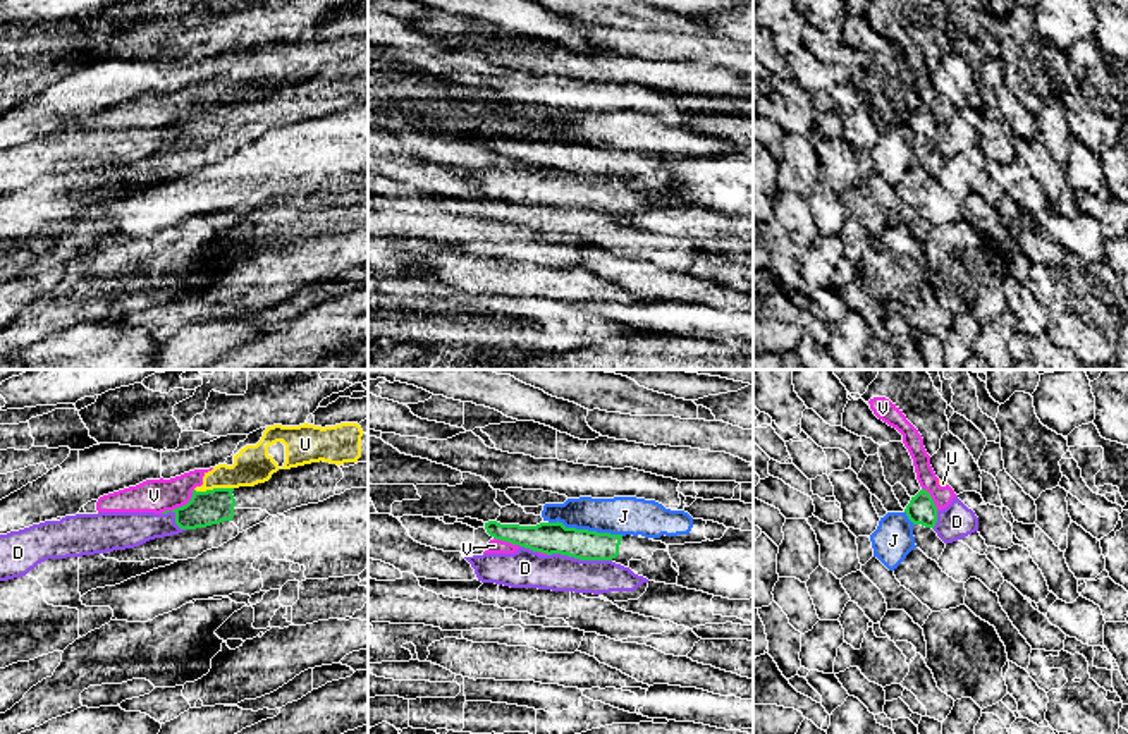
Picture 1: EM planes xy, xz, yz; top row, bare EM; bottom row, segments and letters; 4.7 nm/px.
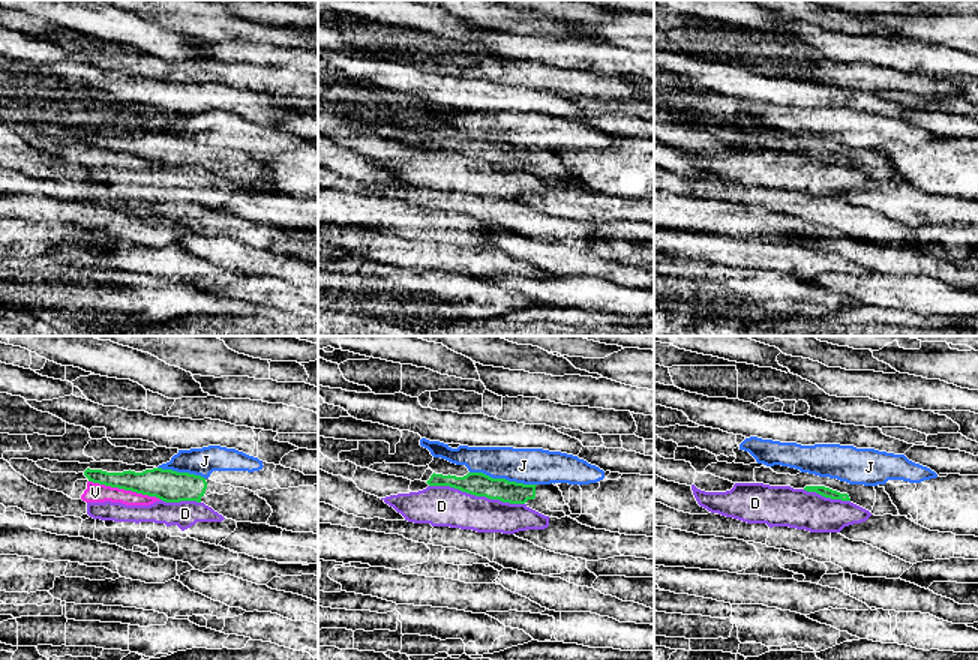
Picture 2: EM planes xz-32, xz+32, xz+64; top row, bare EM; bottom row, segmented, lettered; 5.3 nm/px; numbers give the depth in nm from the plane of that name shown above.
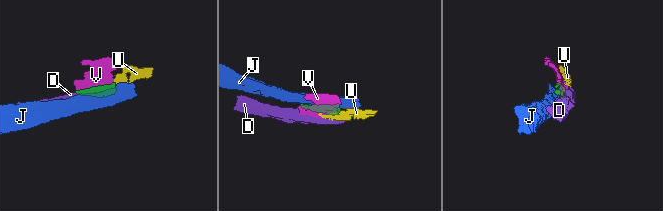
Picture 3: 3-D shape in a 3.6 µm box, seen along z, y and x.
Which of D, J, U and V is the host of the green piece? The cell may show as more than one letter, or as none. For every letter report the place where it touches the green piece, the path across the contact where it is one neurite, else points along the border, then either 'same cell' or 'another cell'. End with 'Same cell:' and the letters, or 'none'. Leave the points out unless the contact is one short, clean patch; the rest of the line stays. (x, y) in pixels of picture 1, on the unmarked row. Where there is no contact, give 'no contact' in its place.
D: contact xz (580, 174); another cell
J: contact xz (587, 145); border xz (549, 136), (623, 150); another cell
U: contact xy (214, 103); border xy (232, 102), (195, 105); another cell
V: contact xy (188, 117); border xy (193, 103), (193, 110), (172, 126); another cell
Same cell: none

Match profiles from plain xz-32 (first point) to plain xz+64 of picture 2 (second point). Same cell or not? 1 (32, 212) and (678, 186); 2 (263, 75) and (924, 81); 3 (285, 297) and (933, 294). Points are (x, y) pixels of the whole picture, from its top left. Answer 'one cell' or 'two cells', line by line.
1: two cells
2: one cell
3: one cell

